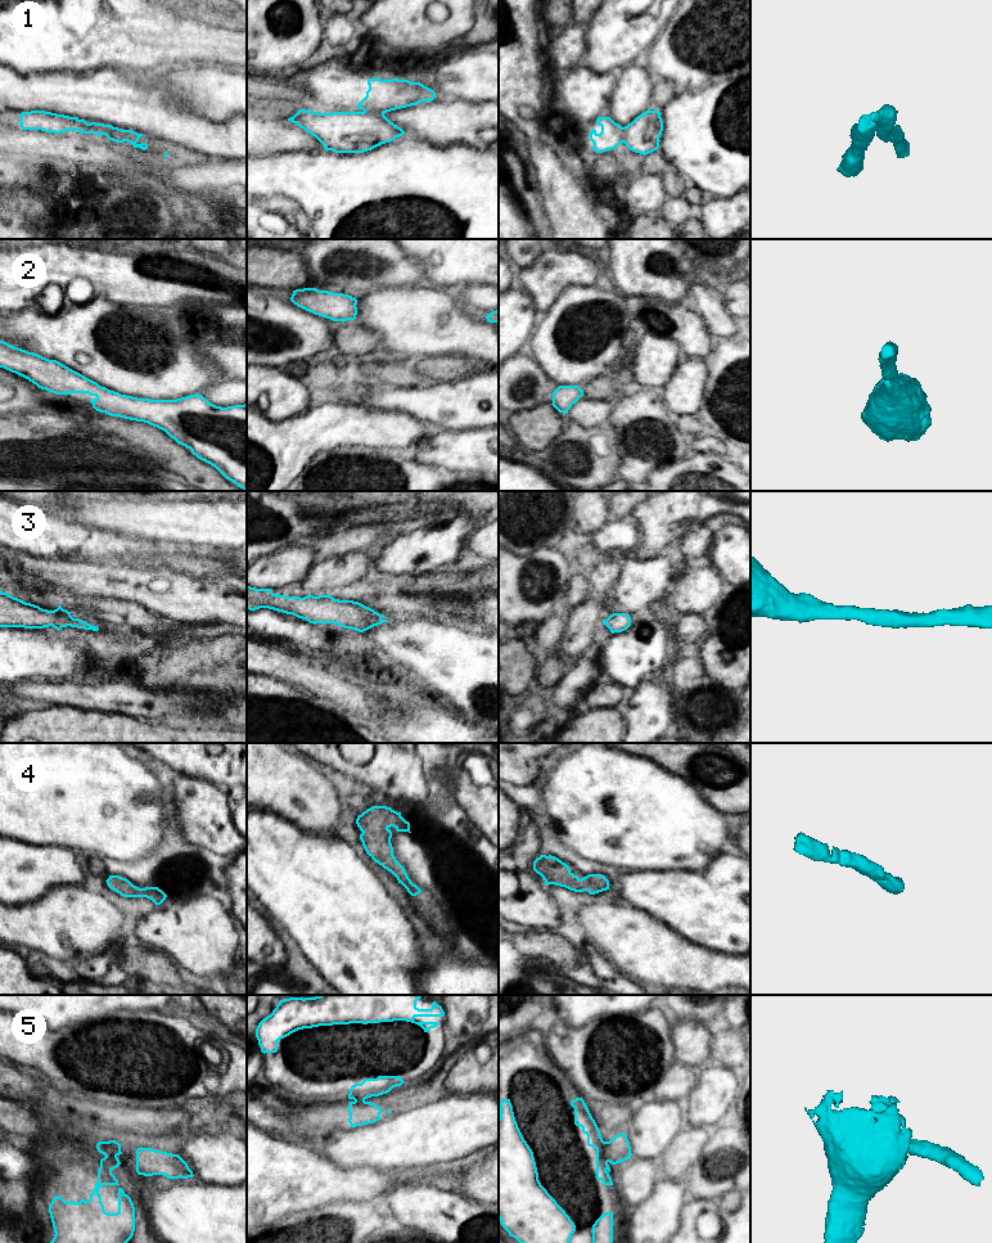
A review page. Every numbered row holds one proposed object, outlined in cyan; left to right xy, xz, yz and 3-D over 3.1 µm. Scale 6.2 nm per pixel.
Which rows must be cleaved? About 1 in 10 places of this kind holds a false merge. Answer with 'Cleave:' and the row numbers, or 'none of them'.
Cleave: 1, 5

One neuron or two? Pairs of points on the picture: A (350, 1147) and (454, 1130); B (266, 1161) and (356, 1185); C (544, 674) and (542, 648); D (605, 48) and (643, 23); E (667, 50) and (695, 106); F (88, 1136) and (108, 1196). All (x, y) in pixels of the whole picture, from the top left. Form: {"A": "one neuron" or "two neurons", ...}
{"A": "one neuron", "B": "one neuron", "C": "two neurons", "D": "one neuron", "E": "two neurons", "F": "two neurons"}

